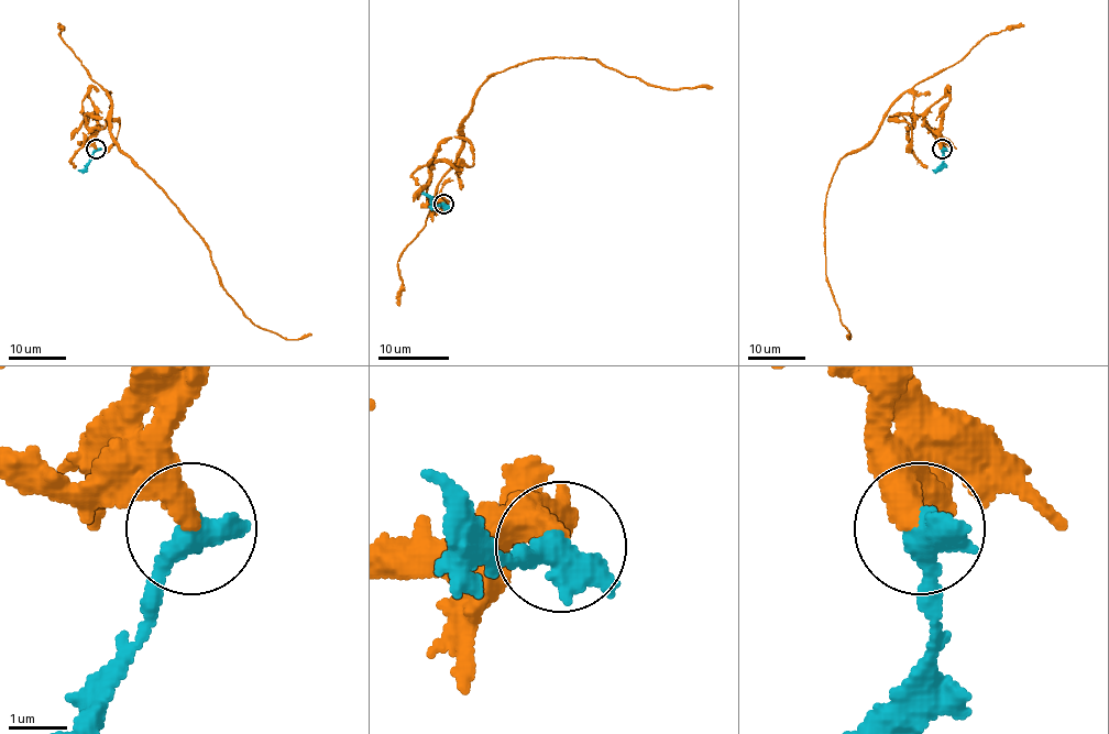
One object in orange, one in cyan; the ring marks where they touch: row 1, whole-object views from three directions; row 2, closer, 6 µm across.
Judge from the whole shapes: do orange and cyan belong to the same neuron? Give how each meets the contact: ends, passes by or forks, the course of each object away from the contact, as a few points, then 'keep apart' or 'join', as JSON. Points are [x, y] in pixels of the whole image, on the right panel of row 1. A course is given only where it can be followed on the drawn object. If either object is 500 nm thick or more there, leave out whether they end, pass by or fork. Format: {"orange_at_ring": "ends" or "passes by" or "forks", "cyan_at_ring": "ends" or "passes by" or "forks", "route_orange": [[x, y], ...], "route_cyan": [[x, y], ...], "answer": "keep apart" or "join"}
{"route_orange": [[942, 150], [947, 96], [908, 128], [913, 96], [904, 91], [837, 166], [824, 240], [847, 335]], "route_cyan": [[942, 150], [943, 162], [933, 171]], "answer": "join"}

